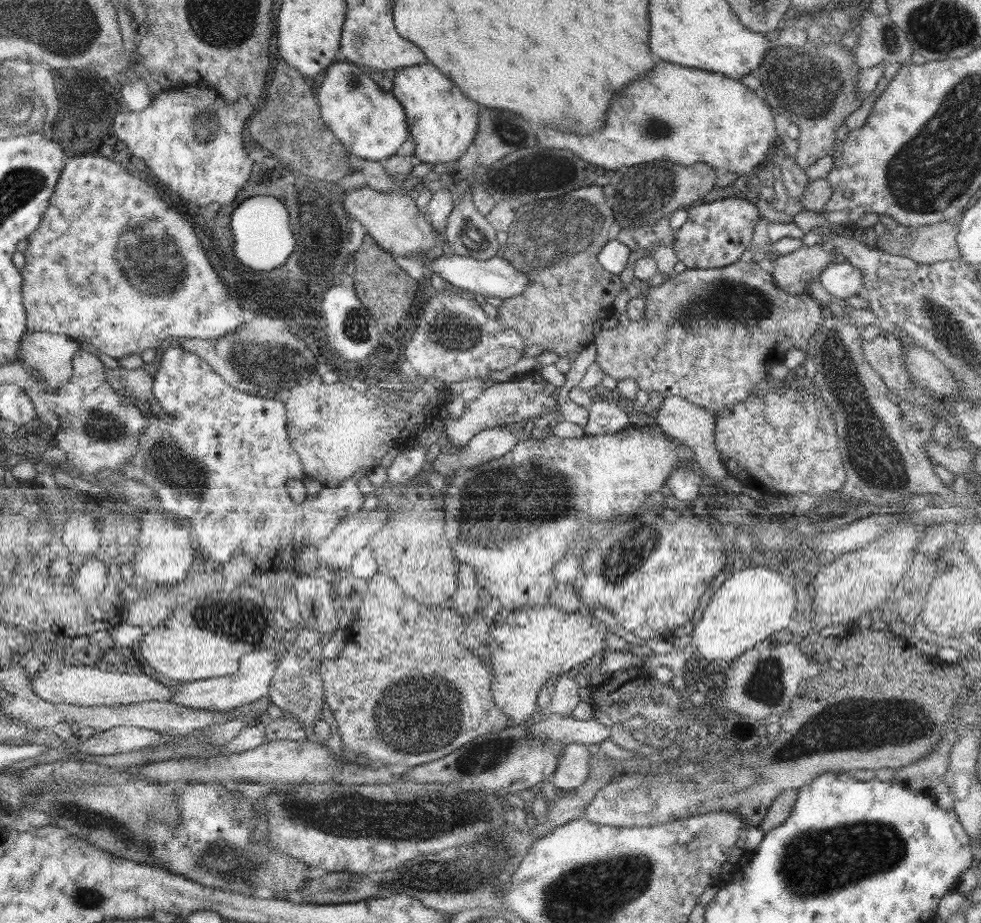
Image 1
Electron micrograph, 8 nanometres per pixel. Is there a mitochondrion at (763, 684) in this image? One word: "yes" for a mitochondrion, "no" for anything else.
yes

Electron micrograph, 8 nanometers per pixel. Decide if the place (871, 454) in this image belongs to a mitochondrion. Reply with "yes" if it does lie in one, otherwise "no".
yes

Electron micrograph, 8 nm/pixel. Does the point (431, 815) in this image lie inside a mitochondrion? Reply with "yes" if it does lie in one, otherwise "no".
yes

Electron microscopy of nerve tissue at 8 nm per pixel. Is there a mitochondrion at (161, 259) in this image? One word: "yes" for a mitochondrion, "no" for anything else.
yes

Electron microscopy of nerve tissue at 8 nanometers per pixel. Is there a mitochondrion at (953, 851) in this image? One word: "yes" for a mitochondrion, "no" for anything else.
no

